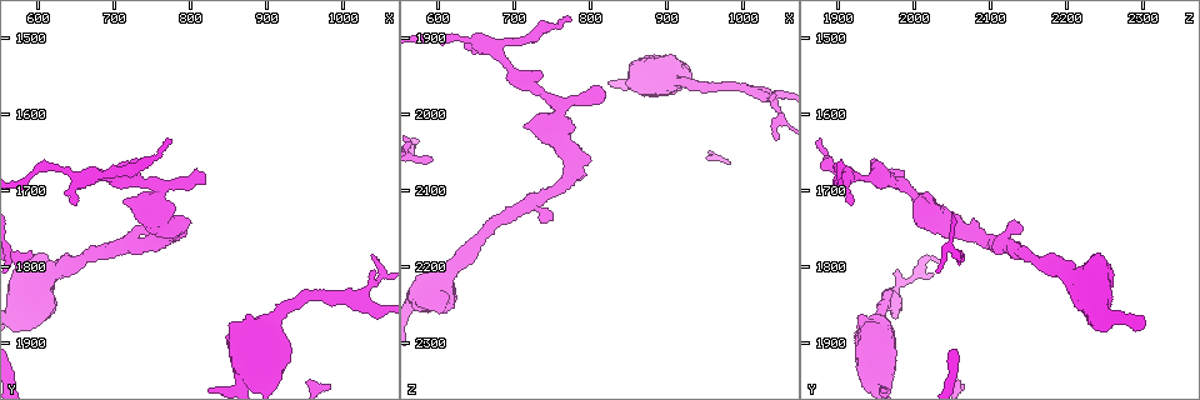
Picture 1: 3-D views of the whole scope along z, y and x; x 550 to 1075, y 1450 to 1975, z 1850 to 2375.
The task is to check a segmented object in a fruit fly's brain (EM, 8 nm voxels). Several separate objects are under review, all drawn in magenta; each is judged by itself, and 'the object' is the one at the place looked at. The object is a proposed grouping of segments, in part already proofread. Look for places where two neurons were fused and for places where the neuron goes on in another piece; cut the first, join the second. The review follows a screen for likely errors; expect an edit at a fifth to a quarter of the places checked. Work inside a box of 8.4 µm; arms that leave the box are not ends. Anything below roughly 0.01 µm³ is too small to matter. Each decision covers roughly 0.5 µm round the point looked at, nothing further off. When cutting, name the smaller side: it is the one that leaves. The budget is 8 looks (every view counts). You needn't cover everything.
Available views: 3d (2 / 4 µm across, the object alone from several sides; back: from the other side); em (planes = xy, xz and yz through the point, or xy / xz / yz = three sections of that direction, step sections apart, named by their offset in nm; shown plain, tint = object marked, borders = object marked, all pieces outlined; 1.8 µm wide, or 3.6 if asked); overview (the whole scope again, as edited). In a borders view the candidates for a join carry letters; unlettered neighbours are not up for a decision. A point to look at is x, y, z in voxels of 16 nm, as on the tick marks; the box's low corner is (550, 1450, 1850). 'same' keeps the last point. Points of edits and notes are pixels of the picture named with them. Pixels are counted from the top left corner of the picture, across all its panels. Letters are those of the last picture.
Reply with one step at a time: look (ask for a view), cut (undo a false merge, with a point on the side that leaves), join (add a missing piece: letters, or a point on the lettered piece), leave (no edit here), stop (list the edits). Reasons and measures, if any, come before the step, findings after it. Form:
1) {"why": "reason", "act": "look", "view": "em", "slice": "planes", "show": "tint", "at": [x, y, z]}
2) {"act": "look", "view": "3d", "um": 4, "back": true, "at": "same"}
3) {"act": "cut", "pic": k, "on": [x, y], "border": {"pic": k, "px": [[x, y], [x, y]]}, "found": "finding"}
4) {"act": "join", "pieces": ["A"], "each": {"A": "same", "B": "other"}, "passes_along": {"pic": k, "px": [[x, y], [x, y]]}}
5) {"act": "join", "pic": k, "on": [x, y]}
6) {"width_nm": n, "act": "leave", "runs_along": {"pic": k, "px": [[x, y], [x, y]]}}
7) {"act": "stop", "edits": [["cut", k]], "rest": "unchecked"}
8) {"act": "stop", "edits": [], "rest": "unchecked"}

{"why": "branch stops here", "act": "look", "view": "3d", "um": 4, "at": [815, 1685, 1965]}

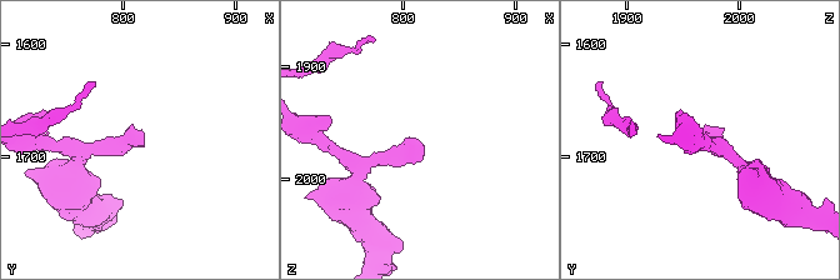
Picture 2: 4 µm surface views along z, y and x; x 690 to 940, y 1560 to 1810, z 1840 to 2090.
{"why": "shape alone is not enough", "act": "look", "view": "em", "slice": "planes", "show": "borders", "at": [818, 1688, 1966]}

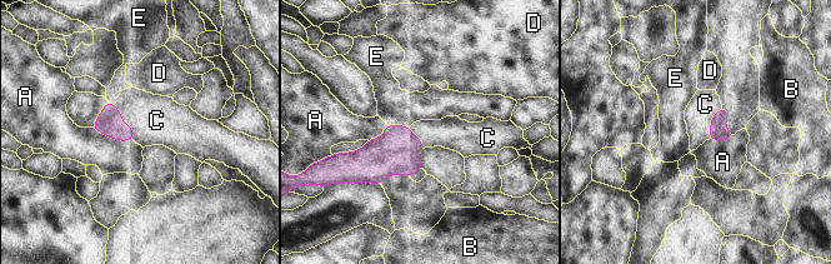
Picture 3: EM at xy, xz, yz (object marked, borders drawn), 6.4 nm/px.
{"longest_contact_nm": ["C", 300], "act": "join", "pieces": ["C"], "each": {"A": "other", "B": "other", "C": "same", "D": "other", "E": "other"}, "passes_along": {"pic": 3, "px": [[109, 121], [123, 120], [156, 120]]}, "found": "the neuron continues"}

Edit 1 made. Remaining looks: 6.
{"why": "abrupt turn", "act": "look", "view": "em", "slice": "planes", "show": "borders", "at": [675, 1680, 1915]}

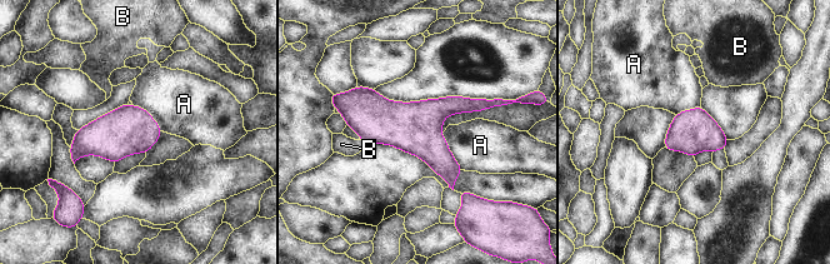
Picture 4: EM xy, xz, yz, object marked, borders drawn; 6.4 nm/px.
{"act": "leave", "each": {"A": "other", "B": "other"}, "found": "continuous, no second neuron"}

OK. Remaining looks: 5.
{"why": "an open end", "act": "look", "view": "em", "um": 3.6, "slice": "planes", "show": "borders", "at": [595, 1785, 2060]}

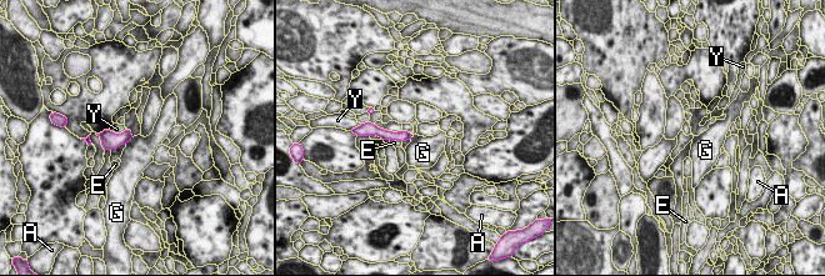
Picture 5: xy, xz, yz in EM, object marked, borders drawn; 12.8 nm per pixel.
{"width_nm": 130, "act": "leave", "each": {"A": "other", "E": "other", "G": "other", "Y": "other"}, "found": "none of them fits"}

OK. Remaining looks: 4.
{"act": "stop", "edits": [["join", 3]], "rest": "unchecked"}

